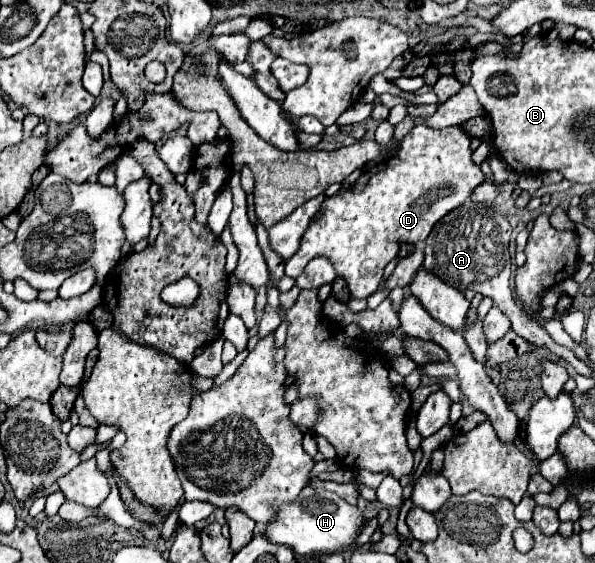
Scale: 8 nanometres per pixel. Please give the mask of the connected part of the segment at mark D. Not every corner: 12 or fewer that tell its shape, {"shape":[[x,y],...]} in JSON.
{"shape":[[419,121],[325,199],[297,279],[325,257],[353,299],[483,181],[471,137]]}

